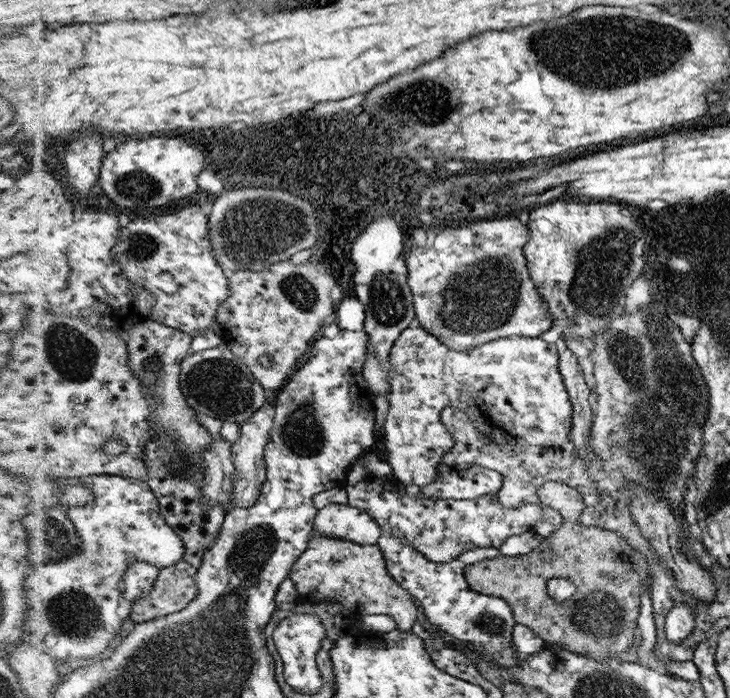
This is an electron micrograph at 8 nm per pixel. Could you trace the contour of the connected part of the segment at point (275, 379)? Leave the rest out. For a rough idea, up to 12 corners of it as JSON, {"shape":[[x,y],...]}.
{"shape":[[230,275],[216,332],[270,393],[300,368],[334,278]]}

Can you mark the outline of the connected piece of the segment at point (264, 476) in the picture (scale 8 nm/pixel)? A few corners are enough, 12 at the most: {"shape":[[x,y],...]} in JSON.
{"shape":[[277,406],[242,423],[233,506],[252,508],[269,480]]}

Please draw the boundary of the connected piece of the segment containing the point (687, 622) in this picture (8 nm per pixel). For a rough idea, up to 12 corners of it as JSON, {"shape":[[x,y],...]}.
{"shape":[[688,600],[669,612],[665,633],[678,645],[691,634],[700,604]]}

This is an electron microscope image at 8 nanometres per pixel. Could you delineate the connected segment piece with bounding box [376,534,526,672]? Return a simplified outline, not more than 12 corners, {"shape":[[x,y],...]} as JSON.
{"shape":[[382,534],[389,573],[426,618],[508,672],[526,661],[503,598],[480,594],[468,566],[476,548],[450,562]]}

